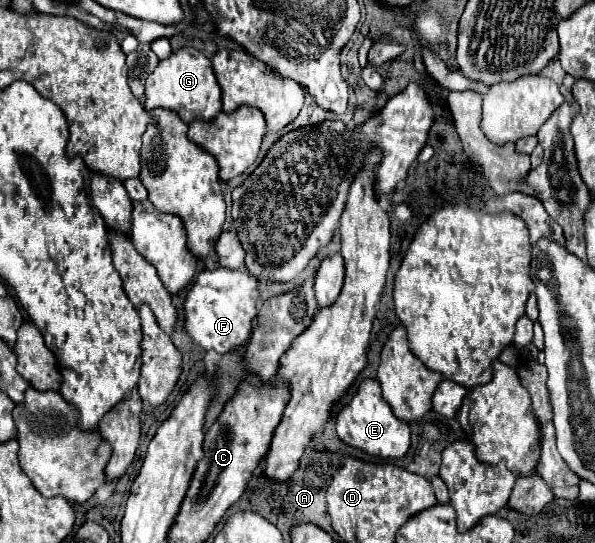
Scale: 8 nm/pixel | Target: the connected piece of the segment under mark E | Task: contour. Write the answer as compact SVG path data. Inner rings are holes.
M377 380L361 382L353 400L347 406L343 406L343 410L337 414L337 436L345 444L383 460L399 460L407 454L411 446L409 424L395 418L395 414L391 412L391 406L383 400L381 386Z

